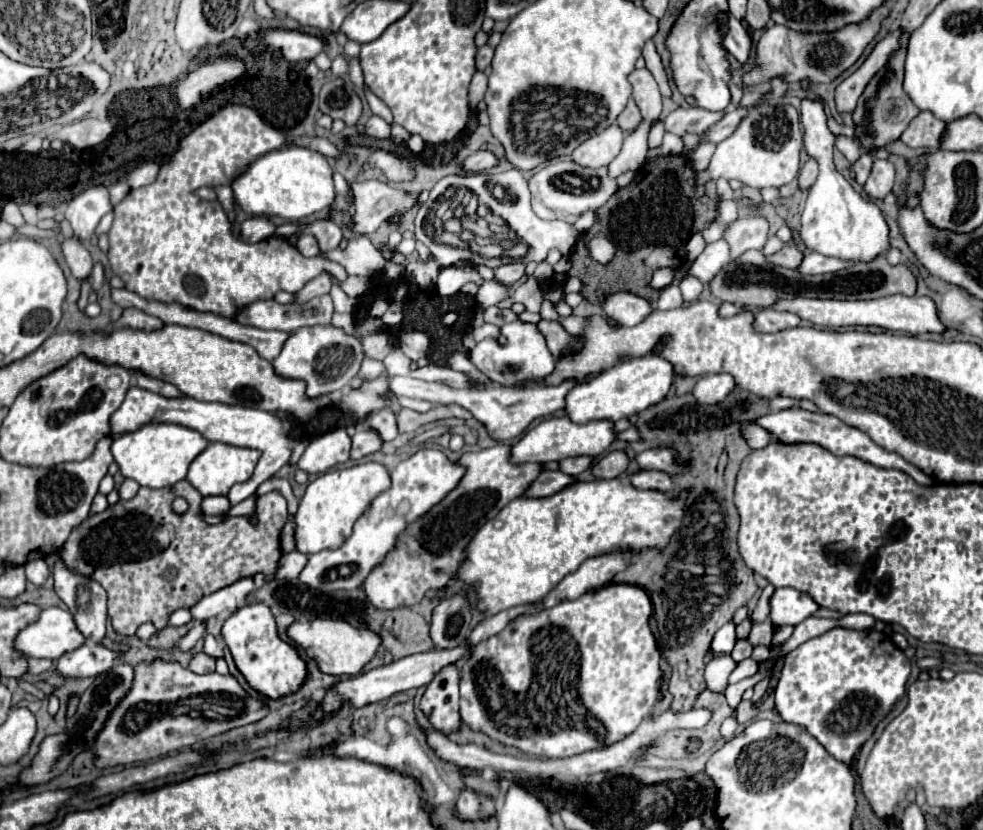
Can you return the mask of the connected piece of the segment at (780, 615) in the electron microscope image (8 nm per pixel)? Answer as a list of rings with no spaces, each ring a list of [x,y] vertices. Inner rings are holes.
[[[775,589],[769,599],[769,619],[773,625],[797,625],[811,617],[819,605],[805,593],[797,589]]]

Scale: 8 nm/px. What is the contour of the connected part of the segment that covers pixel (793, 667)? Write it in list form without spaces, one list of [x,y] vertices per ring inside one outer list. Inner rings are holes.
[[[835,627],[835,629],[831,629],[831,631],[827,631],[827,633],[823,633],[823,635],[819,635],[819,637],[813,637],[813,639],[809,639],[809,641],[805,641],[805,643],[801,643],[797,649],[793,649],[793,651],[789,651],[785,657],[783,657],[783,669],[781,669],[781,677],[779,677],[779,683],[777,683],[777,687],[775,687],[775,707],[777,707],[777,711],[779,711],[779,715],[781,715],[781,719],[783,721],[787,721],[787,723],[793,723],[793,725],[799,725],[799,727],[803,727],[811,737],[815,737],[837,761],[841,761],[841,763],[851,763],[853,761],[853,757],[855,757],[855,753],[861,749],[861,745],[873,735],[873,731],[875,731],[875,727],[891,713],[891,709],[899,703],[899,699],[907,693],[907,679],[909,679],[909,675],[911,675],[911,659],[891,641],[891,637],[889,635],[885,635],[885,633],[881,633],[881,631],[877,631],[877,629],[863,629],[863,631],[853,631],[853,629],[841,629],[841,627]]]

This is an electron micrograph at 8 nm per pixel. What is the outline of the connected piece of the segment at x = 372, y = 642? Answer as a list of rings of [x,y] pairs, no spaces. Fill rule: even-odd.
[[[315,619],[307,623],[293,623],[289,637],[307,649],[307,655],[317,661],[319,669],[329,675],[357,675],[377,655],[381,637],[367,627],[353,627],[343,619]]]

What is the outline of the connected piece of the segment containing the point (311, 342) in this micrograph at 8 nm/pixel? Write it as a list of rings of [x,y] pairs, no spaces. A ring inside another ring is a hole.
[[[303,327],[285,341],[281,355],[273,361],[273,369],[285,379],[305,381],[305,397],[317,399],[349,385],[351,377],[357,375],[361,361],[363,349],[355,337],[349,337],[335,327]]]

